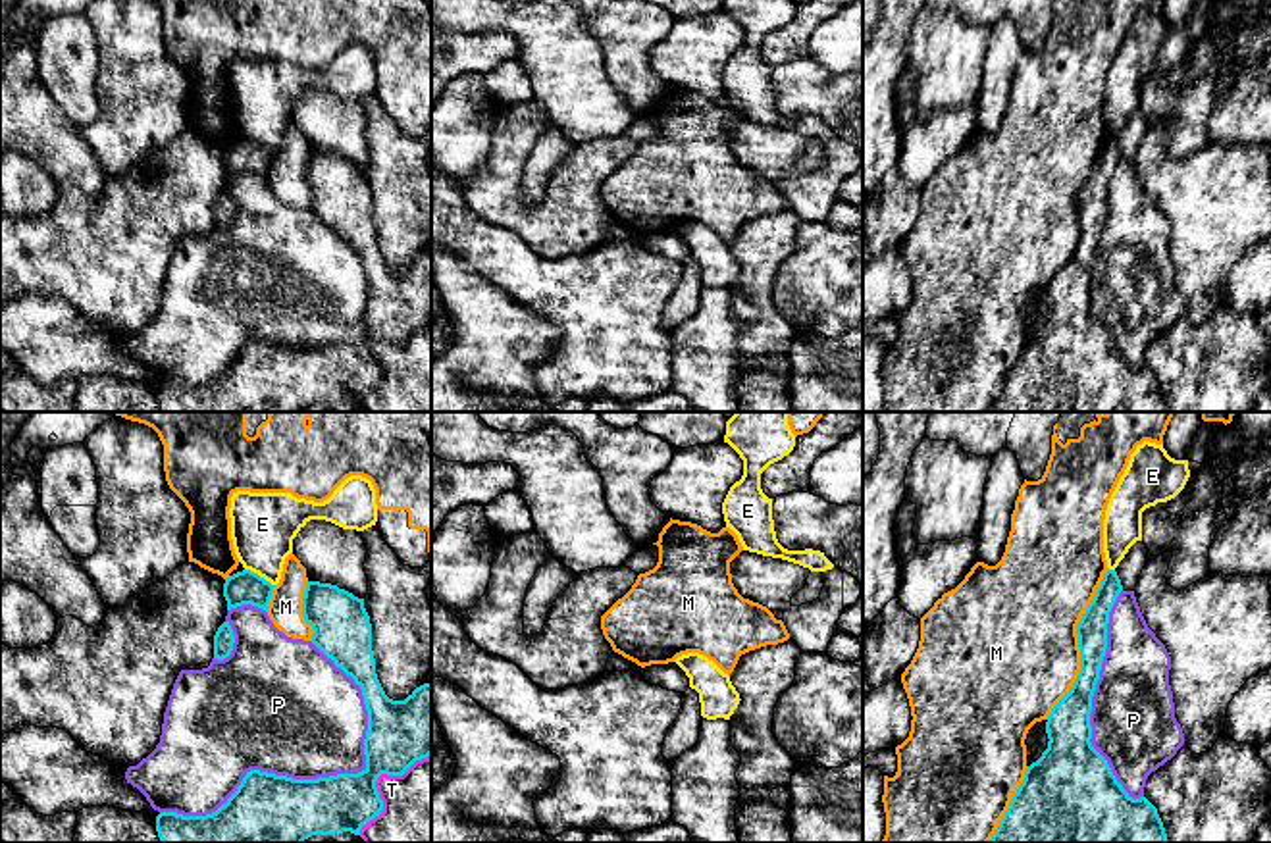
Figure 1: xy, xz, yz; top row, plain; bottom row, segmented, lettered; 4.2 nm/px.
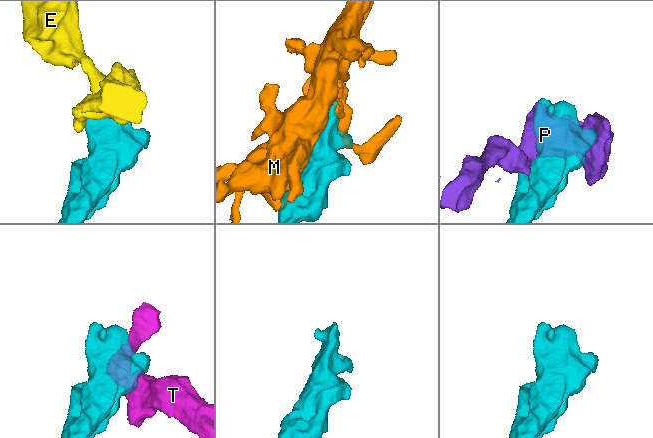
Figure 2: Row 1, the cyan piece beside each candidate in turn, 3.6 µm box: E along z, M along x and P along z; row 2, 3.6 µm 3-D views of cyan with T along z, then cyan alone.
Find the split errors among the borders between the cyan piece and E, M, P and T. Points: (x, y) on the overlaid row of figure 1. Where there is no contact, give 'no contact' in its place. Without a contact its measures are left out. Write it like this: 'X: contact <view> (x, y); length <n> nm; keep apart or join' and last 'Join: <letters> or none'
E: contact xy (259, 576); length 150 nm; keep apart
M: contact yz (1079, 643); length 700 nm; keep apart
P: contact xy (299, 780); length 1000 nm; keep apart
T: contact xy (376, 780); length 440 nm; keep apart
Join: none

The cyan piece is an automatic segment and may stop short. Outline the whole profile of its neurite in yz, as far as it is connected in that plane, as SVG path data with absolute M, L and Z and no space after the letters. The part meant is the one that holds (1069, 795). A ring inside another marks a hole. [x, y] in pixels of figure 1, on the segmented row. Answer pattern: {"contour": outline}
{"contour": "M1107 570L1076 626L1080 672L1048 716L1048 749L1026 766L1025 779L988 843L1167 843L1157 808L1146 797L1132 799L1090 743L1092 697L1107 651L1109 612L1121 591L1117 572Z"}

